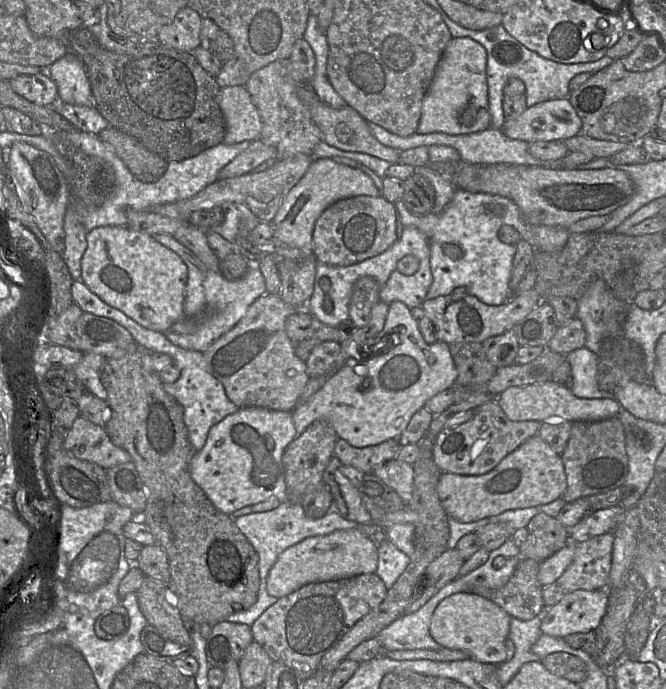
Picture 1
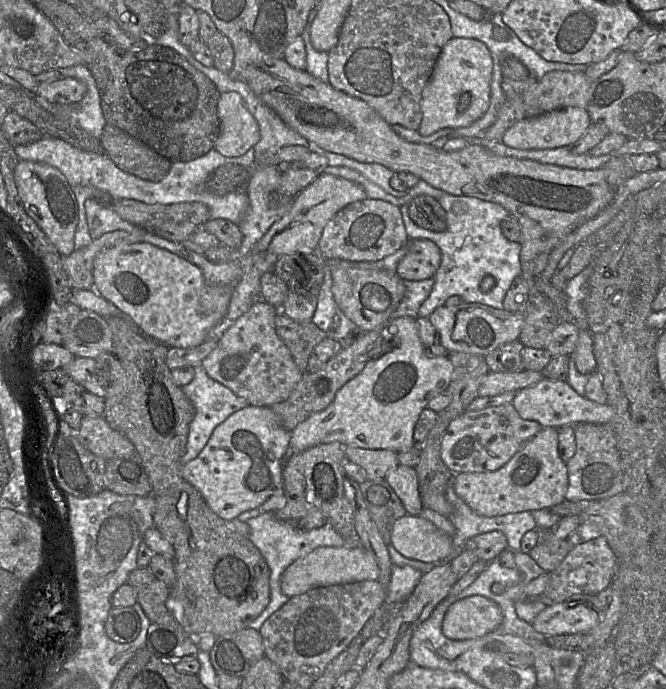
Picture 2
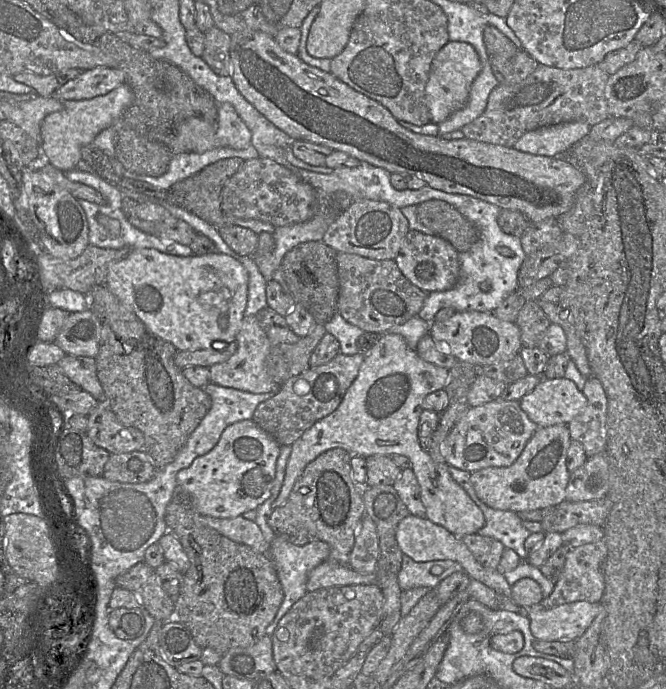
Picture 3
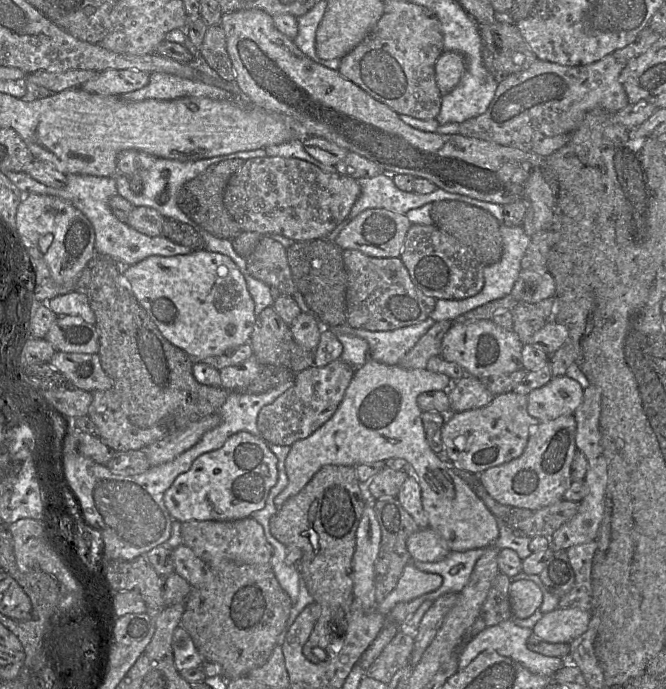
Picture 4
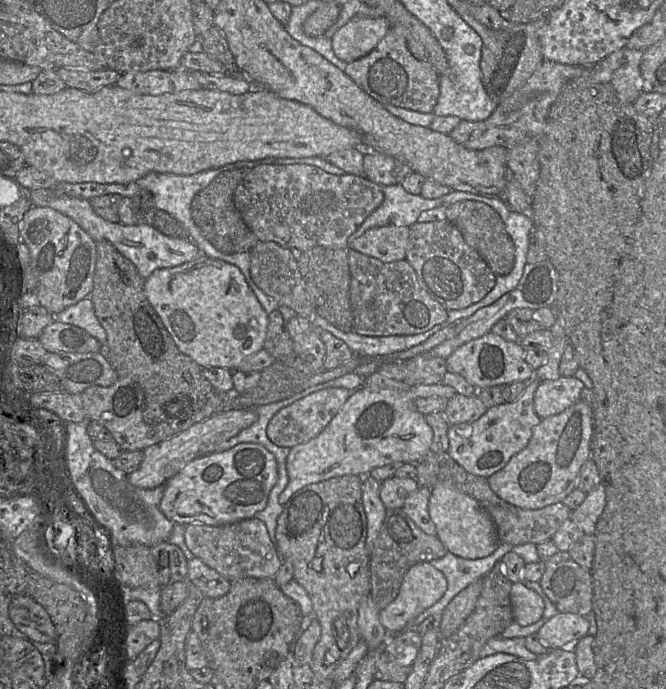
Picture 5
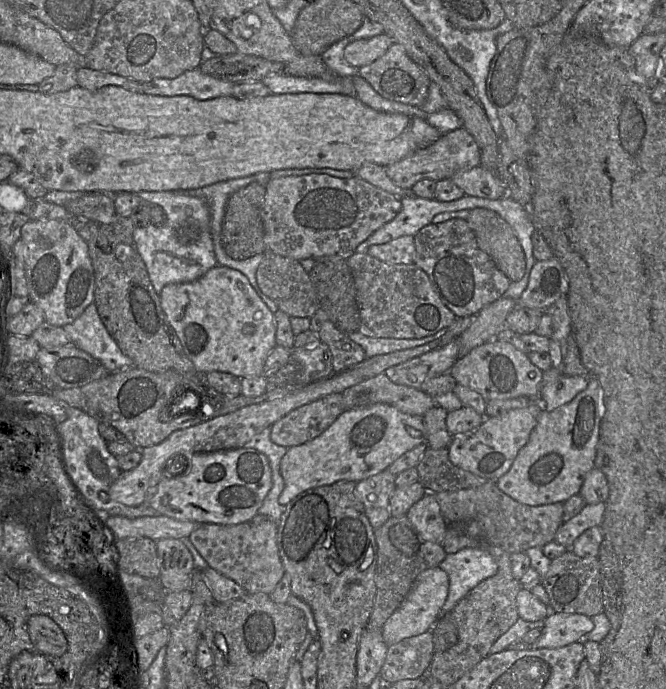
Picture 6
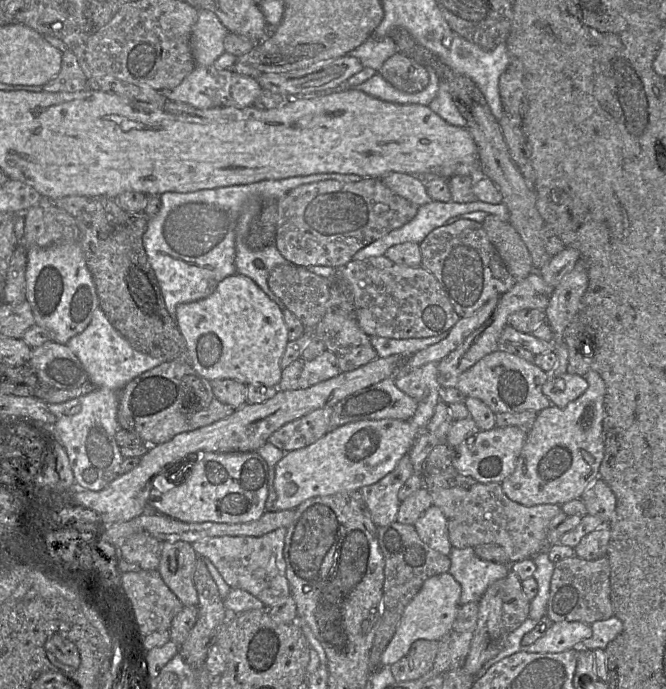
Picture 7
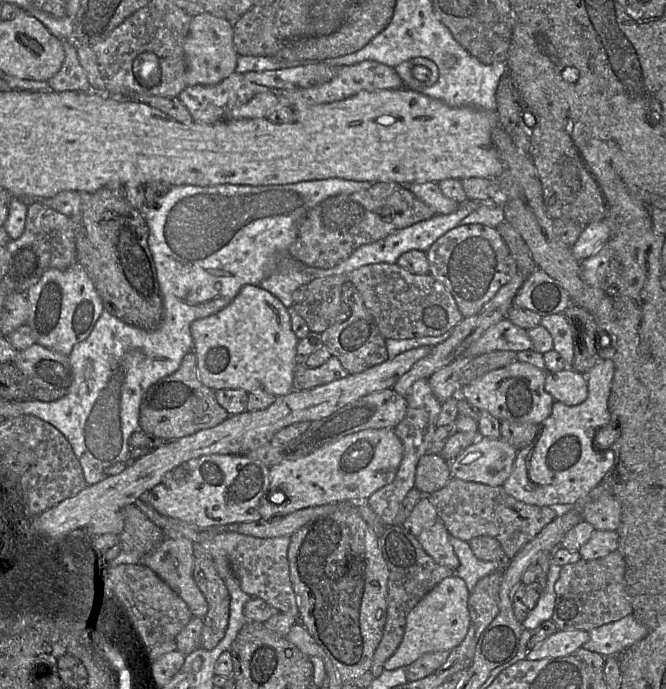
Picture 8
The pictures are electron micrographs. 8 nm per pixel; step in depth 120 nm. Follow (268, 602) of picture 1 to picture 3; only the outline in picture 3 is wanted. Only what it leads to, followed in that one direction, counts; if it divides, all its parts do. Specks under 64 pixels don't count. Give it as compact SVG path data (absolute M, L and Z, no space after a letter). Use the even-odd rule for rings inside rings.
M276 535L273 541L269 544L267 555L276 570L284 597L275 618L266 629L266 634L268 636L273 634L279 621L291 606L308 592L306 583L309 572L320 563L326 561L329 553L329 545L320 540L313 540L303 546L297 546L289 542L287 537Z

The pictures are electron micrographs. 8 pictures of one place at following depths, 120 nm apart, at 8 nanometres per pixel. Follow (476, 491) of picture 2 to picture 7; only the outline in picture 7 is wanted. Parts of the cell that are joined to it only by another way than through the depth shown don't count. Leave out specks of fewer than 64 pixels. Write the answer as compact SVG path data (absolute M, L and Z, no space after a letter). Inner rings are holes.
M592 369L583 377L588 382L588 388L580 397L564 408L552 405L537 413L517 459L514 472L501 482L502 490L510 500L526 507L541 504L563 505L580 499L587 486L599 478L599 468L604 458L604 456L600 457L600 438L603 429L606 386L602 377Z

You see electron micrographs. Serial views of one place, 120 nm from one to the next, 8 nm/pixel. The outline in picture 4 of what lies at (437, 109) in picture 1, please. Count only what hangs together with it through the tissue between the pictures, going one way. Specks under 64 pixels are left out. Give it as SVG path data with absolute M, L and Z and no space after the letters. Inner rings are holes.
M443 51L436 61L435 77L442 95L449 93L466 71L466 61L459 52Z

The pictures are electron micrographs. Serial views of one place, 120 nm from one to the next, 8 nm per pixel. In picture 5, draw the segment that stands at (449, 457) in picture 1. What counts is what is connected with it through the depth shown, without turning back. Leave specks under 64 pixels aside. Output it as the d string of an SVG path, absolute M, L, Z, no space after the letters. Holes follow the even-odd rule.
M533 377L526 383L524 392L516 401L492 406L474 422L450 425L447 433L449 441L447 453L450 457L467 472L484 478L488 478L495 472L503 469L512 456L527 446L534 428L541 421L541 418L536 414L534 409L534 396L540 382Z

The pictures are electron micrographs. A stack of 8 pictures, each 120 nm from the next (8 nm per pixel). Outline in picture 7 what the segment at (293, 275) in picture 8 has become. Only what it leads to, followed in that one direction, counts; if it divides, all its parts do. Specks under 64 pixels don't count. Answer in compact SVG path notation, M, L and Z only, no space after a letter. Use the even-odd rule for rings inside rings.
M238 241L236 245L235 266L237 273L252 279L278 307L286 309L284 303L268 286L270 271L277 265L291 263L277 249L276 243L260 250L253 250L246 242Z

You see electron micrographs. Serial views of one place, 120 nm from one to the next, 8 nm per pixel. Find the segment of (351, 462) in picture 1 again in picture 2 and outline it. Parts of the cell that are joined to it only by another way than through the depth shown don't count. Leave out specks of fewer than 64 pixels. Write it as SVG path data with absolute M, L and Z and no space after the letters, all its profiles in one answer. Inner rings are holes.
M344 446L346 460L360 466L368 480L385 479L400 464L397 452L390 449L363 449Z

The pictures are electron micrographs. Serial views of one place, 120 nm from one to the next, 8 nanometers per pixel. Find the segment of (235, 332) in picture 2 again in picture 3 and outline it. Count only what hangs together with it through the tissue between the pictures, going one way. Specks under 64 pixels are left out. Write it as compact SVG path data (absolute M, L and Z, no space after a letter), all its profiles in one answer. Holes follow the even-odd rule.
M255 315L244 317L235 342L237 343L237 350L227 361L209 367L211 382L253 394L269 392L277 394L282 385L276 383L266 370L266 358L270 351L270 342Z

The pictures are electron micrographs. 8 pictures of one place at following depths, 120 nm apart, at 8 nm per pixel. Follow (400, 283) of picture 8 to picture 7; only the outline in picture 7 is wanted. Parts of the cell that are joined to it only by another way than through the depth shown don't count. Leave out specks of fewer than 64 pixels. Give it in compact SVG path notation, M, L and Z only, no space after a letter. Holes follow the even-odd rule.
M385 256L351 260L336 268L353 294L356 319L369 336L393 339L428 338L449 330L460 320L435 276L422 266L400 266Z

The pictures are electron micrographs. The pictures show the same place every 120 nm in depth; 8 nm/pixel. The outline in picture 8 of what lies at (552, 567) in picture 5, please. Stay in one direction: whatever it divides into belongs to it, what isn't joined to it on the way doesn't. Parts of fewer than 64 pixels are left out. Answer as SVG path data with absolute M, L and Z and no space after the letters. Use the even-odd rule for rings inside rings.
M618 552L593 560L579 561L561 567L556 581L555 604L551 620L558 630L591 631L632 614L625 586L625 561Z

